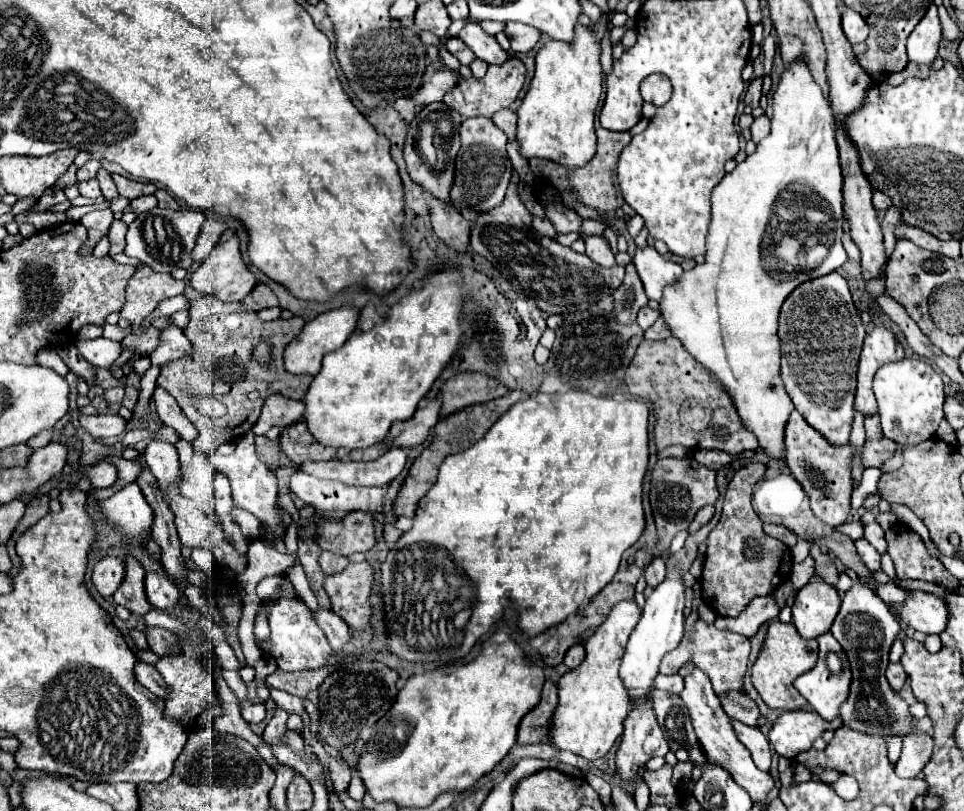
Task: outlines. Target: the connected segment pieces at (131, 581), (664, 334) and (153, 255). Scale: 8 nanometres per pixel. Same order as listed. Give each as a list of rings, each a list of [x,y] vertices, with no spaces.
[[[131,555],[123,557],[123,565],[125,565],[125,577],[123,577],[117,593],[113,593],[113,599],[117,605],[123,605],[133,613],[143,615],[151,609],[151,605],[145,597],[145,587],[143,587],[145,571],[143,571],[141,563]]]
[[[659,317],[647,331],[645,331],[645,339],[647,341],[661,341],[661,339],[667,339],[671,333],[669,333],[669,329],[667,329],[667,325],[665,325],[665,321]]]
[[[155,207],[149,213],[139,213],[135,221],[129,225],[127,231],[127,245],[125,255],[139,259],[143,265],[149,265],[153,271],[165,271],[171,273],[177,267],[191,267],[191,249],[195,247],[195,241],[199,237],[201,225],[205,221],[205,215],[201,211],[173,211],[173,209],[161,209]]]

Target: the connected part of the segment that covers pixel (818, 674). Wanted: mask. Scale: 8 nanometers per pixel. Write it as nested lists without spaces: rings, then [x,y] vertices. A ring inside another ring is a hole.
[[[831,633],[817,637],[817,641],[819,641],[819,661],[809,673],[795,679],[795,687],[805,697],[812,709],[815,709],[823,719],[831,721],[831,719],[839,717],[839,707],[849,697],[851,671],[849,671],[841,645],[835,641],[835,637],[831,637]],[[829,651],[837,651],[837,655],[841,655],[843,665],[845,665],[843,673],[833,675],[827,669]]]

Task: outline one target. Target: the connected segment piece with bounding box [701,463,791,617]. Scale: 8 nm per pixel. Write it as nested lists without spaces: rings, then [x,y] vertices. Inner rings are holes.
[[[749,463],[735,473],[725,493],[721,519],[707,537],[707,553],[701,575],[703,601],[723,617],[737,617],[753,597],[771,593],[791,571],[789,547],[765,535],[761,519],[751,507],[753,485],[763,477],[763,473],[765,465],[761,463]]]

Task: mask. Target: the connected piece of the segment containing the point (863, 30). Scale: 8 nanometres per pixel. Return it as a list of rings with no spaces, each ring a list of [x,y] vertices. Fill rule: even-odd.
[[[845,9],[843,11],[843,31],[845,31],[849,43],[855,45],[855,43],[863,43],[867,39],[869,25],[865,23],[865,19],[859,13]]]

